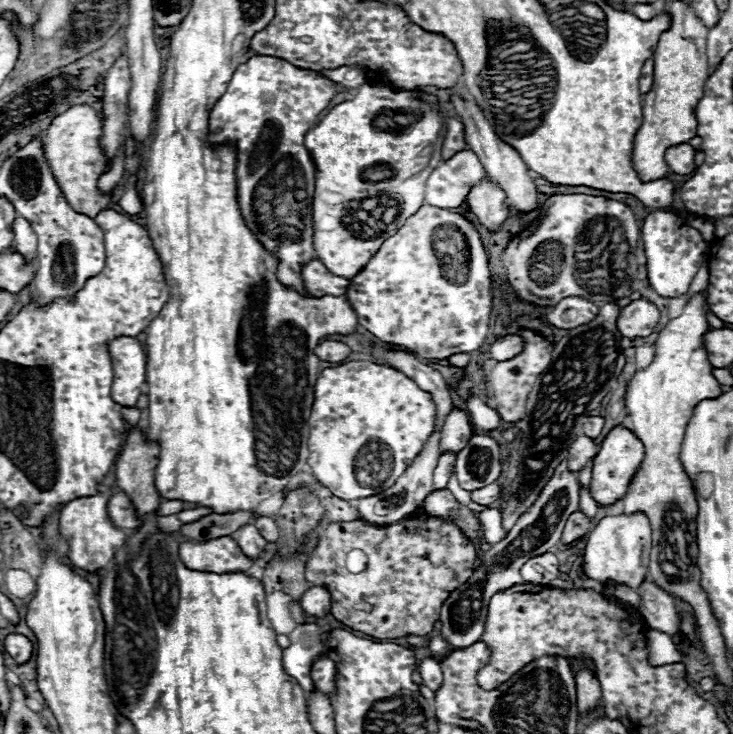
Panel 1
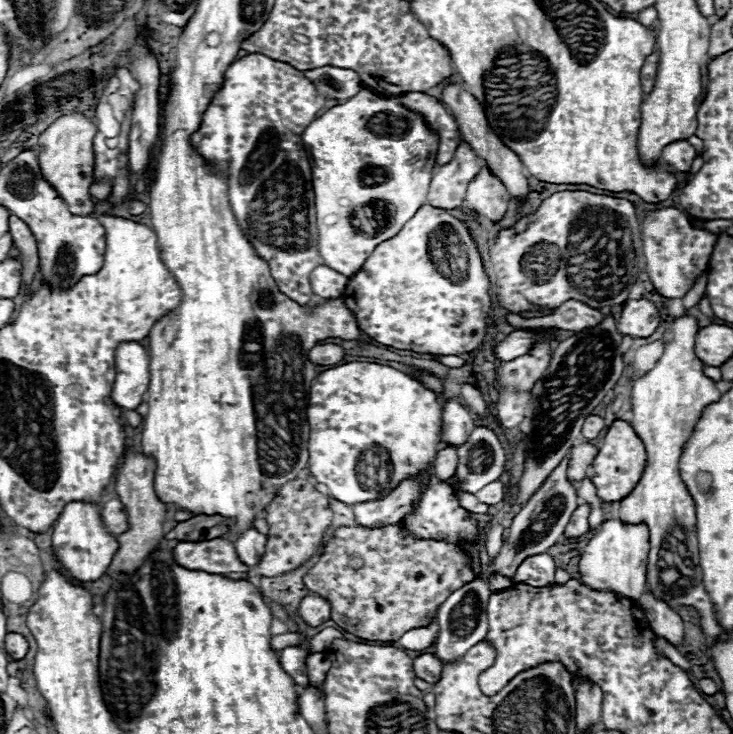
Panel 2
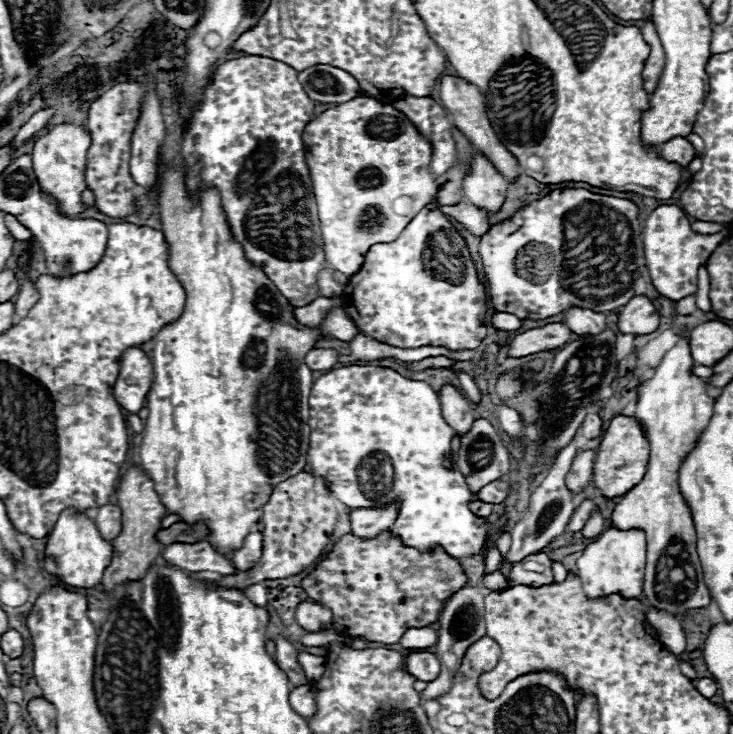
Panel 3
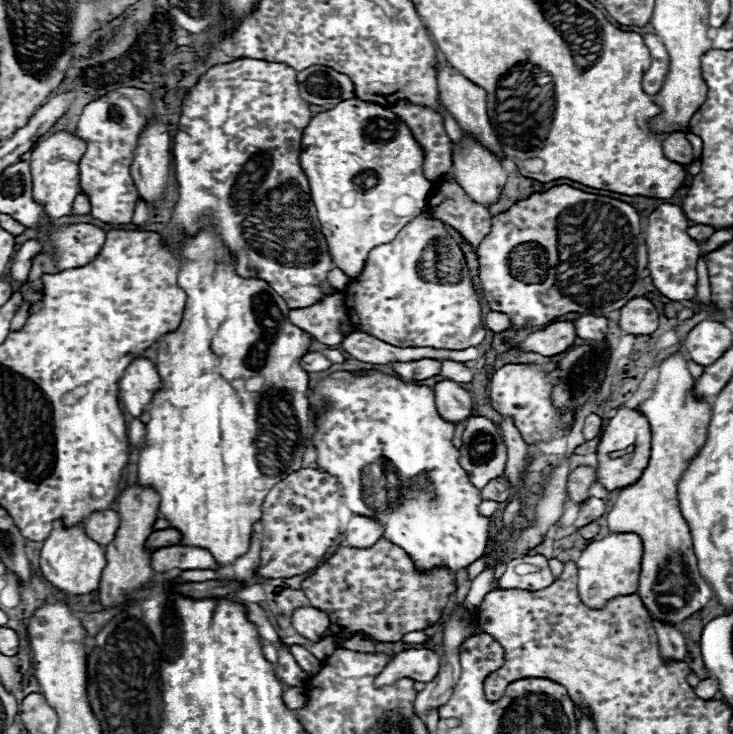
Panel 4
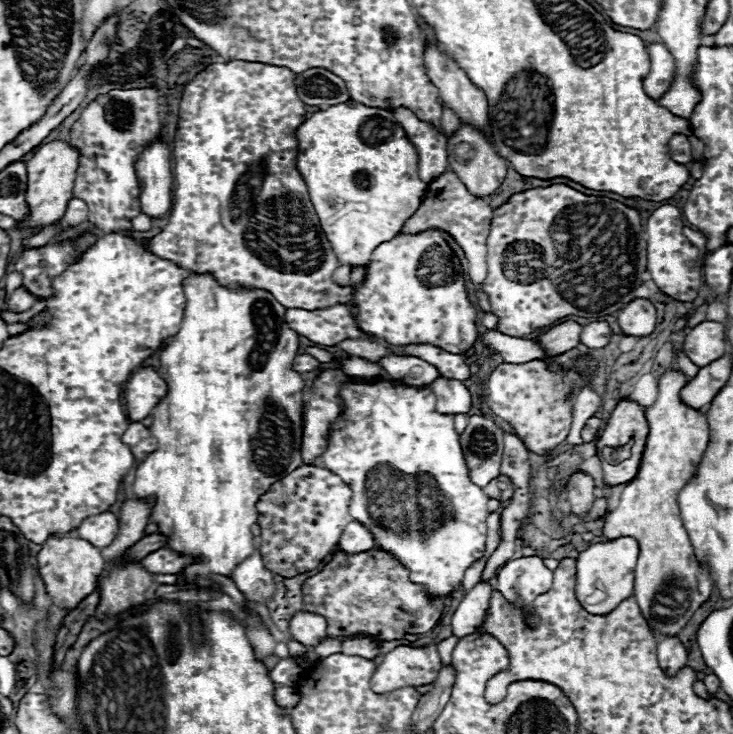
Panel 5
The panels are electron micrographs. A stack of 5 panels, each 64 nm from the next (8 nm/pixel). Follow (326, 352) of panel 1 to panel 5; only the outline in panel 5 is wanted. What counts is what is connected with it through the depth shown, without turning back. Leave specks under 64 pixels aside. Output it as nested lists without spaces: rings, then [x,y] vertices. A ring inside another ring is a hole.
[[[298,354],[298,356],[296,356],[296,360],[292,362],[292,368],[294,368],[296,372],[304,374],[304,372],[312,372],[318,364],[320,364],[320,362],[316,362],[314,358],[310,358],[308,354]]]

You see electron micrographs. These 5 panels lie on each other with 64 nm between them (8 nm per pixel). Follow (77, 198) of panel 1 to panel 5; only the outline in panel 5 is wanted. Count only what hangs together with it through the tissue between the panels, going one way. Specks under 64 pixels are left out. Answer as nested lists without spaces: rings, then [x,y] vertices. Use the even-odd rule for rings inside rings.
[[[66,142],[42,144],[40,150],[26,162],[26,168],[28,168],[28,182],[26,182],[28,216],[24,220],[16,222],[18,230],[48,226],[54,220],[60,220],[64,216],[66,206],[72,198],[72,188],[74,188],[74,180],[76,180],[78,152],[72,150]]]

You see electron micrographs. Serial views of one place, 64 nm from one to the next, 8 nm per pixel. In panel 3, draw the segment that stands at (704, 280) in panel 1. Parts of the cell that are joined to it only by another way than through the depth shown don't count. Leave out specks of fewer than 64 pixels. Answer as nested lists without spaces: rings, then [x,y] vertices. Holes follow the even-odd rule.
[[[692,294],[678,301],[677,303],[677,311],[680,315],[690,315],[696,310],[696,295]]]

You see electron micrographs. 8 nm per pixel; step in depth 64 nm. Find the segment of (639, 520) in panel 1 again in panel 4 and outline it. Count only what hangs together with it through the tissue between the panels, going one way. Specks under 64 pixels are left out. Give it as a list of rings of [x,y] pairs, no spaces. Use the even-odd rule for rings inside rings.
[[[608,534],[602,540],[590,542],[582,550],[582,556],[576,560],[580,600],[584,600],[588,608],[600,610],[616,596],[636,594],[640,560],[642,560],[642,540],[636,534]]]

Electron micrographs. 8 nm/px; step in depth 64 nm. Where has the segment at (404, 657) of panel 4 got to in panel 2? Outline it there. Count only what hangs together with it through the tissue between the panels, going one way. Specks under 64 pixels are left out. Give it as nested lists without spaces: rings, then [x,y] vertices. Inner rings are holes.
[[[420,654],[414,658],[414,674],[428,684],[436,684],[442,674],[442,662],[434,654]]]

